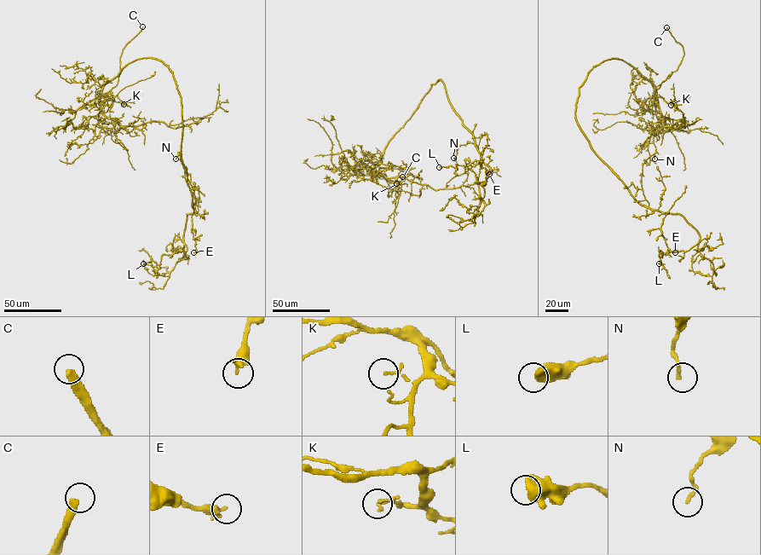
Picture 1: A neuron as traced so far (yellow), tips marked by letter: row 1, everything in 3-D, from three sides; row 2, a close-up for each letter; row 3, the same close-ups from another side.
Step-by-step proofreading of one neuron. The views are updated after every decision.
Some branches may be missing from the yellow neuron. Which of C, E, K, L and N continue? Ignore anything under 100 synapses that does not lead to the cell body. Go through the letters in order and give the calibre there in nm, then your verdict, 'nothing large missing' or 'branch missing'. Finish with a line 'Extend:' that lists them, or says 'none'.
C: 400 nm | branch missing
E: 320 nm | nothing large missing
K: 110 nm | nothing large missing
L: 650 nm | nothing large missing
N: 160 nm | nothing large missing
Extend: C

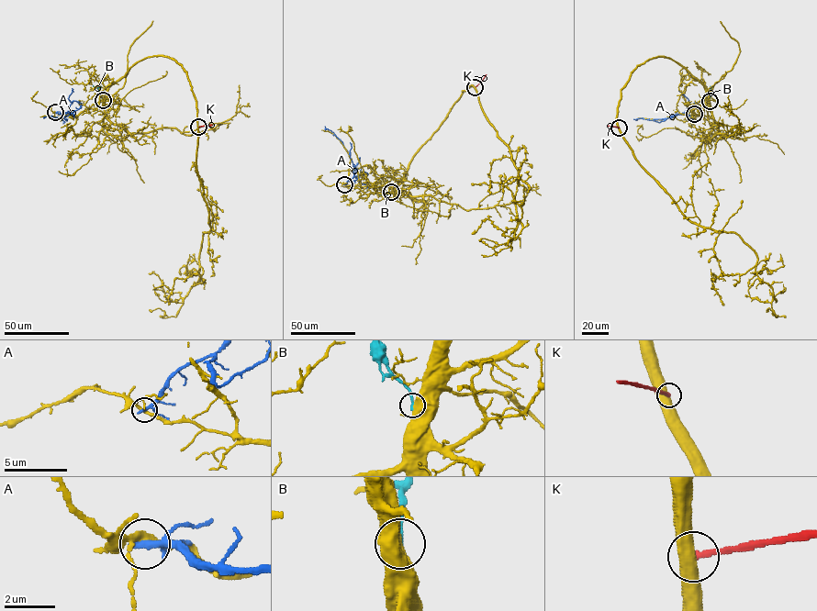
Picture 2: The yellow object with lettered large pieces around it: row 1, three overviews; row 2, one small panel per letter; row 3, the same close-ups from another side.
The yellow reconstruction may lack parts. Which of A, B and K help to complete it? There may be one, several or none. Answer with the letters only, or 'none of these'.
none of these

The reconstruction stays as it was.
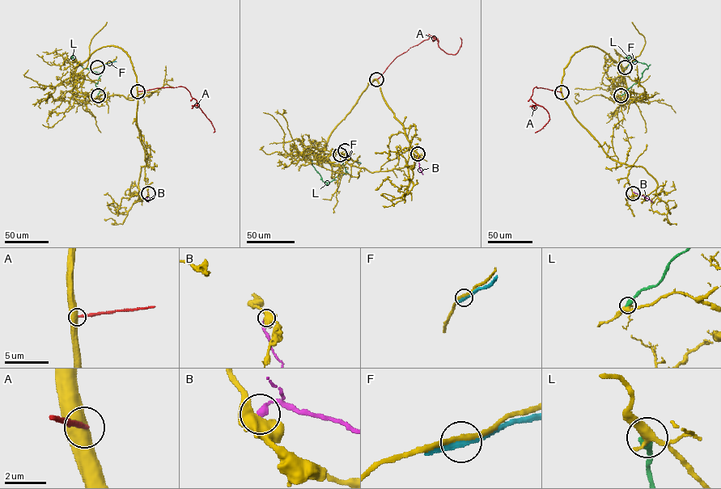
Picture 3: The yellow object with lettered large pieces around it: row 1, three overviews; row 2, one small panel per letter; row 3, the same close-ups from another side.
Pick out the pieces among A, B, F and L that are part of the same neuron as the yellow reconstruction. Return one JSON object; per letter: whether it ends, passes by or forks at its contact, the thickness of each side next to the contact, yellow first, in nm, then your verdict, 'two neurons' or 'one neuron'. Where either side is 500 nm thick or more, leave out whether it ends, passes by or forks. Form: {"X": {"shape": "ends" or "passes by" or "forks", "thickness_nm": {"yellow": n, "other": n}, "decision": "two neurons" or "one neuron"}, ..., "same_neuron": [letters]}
{"A": {"thickness_nm": {"yellow": 550, "other": 240}, "decision": "two neurons"}, "B": {"thickness_nm": {"yellow": 550, "other": 320}, "decision": "two neurons"}, "F": {"shape": "passes by", "thickness_nm": {"yellow": 180, "other": 240}, "decision": "two neurons"}, "L": {"shape": "ends", "thickness_nm": {"yellow": 320, "other": 460}, "decision": "two neurons"}, "same_neuron": []}

